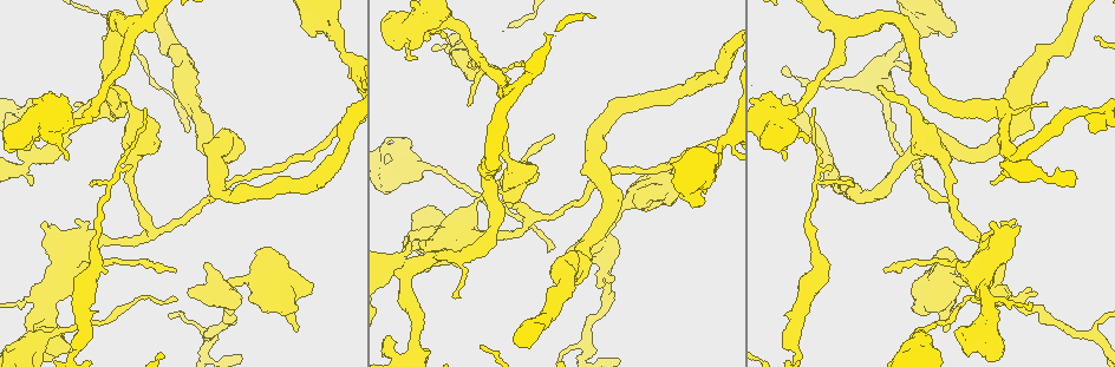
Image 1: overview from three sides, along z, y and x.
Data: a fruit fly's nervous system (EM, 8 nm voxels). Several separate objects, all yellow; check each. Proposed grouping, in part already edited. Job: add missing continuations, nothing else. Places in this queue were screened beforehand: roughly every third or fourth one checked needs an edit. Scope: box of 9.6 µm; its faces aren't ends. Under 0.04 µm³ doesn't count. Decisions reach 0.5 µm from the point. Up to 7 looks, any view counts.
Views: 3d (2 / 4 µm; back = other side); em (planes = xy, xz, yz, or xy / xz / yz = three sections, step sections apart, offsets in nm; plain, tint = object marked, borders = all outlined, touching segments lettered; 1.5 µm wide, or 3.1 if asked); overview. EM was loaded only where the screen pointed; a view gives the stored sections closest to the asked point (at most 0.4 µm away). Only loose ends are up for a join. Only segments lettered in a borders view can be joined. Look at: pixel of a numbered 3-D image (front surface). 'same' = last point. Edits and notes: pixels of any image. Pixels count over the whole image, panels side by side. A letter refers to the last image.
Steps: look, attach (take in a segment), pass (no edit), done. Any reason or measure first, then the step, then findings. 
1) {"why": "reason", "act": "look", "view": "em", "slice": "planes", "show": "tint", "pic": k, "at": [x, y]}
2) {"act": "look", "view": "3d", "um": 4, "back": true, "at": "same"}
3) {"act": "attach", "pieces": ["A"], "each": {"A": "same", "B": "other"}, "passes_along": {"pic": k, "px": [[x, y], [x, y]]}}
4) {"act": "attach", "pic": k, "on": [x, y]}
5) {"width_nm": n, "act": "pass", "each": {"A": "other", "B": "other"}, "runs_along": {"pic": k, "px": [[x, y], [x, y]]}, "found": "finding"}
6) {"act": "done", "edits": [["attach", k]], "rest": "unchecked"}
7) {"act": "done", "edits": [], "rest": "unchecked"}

{"act": "look", "view": "3d", "um": 2, "pic": 1, "at": [91, 183]}

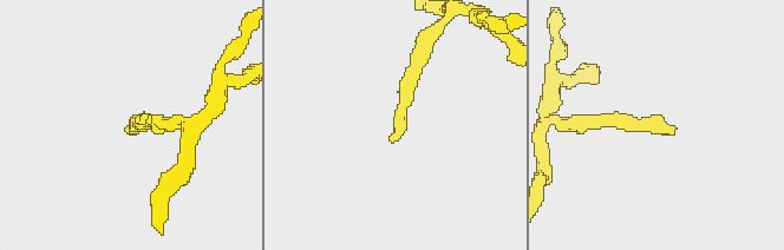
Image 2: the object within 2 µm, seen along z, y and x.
{"why": "need the tissue", "act": "look", "view": "em", "slice": "planes", "show": "borders", "pic": 2, "at": [671, 126]}

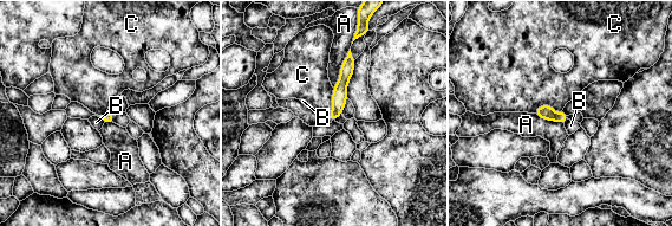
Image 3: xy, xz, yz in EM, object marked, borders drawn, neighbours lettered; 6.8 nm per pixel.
{"width_nm": 80, "act": "pass", "each": {"A": "other", "B": "other", "C": "other"}, "found": "no lettered segment goes on from it"}

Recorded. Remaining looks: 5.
{"why": "free end", "act": "look", "view": "em", "um": 3.1, "slice": "planes", "show": "borders", "pic": 1, "at": [31, 183]}

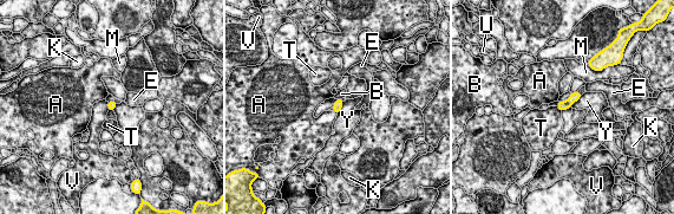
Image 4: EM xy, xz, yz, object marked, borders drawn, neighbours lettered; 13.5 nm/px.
{"act": "pass", "each": {"A": "other", "B": "other", "E": "other", "K": "other", "M": "other", "T": "other", "U": "other", "V": "other", "Y": "other"}, "border": {"pic": 4, "px": [[582, 95], [569, 106]]}, "found": "no lettered segment goes on from it"}

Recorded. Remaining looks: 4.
{"why": "stops while still wide", "act": "look", "view": "em", "slice": "xy", "step": 4, "show": "tint", "pic": 1, "at": [697, 206]}

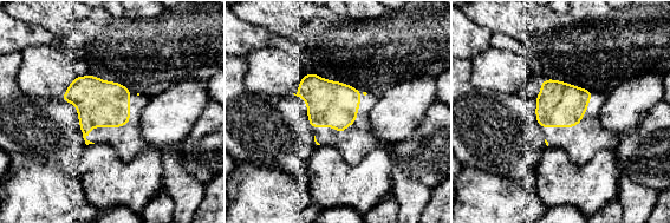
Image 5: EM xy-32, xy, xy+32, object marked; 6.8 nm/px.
{"act": "look", "view": "em", "slice": "planes", "show": "borders", "at": "same"}

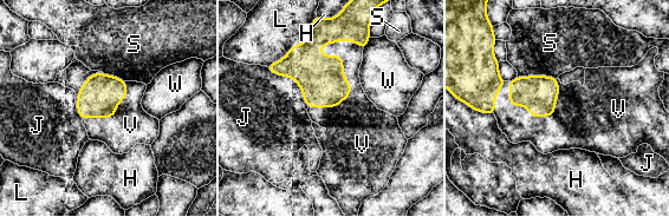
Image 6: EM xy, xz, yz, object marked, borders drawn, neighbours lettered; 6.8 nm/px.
{"width_nm": 240, "act": "attach", "pieces": ["V"], "each": {"H": "other", "J": "other", "L": "other", "S": "other", "V": "same", "W": "other"}, "passes_along": {"pic": 6, "px": [[322, 79], [342, 66], [352, 54]]}, "found": "it goes on there"}

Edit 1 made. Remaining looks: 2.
{"act": "done", "edits": [["attach", 6]], "rest": "unchecked"}

